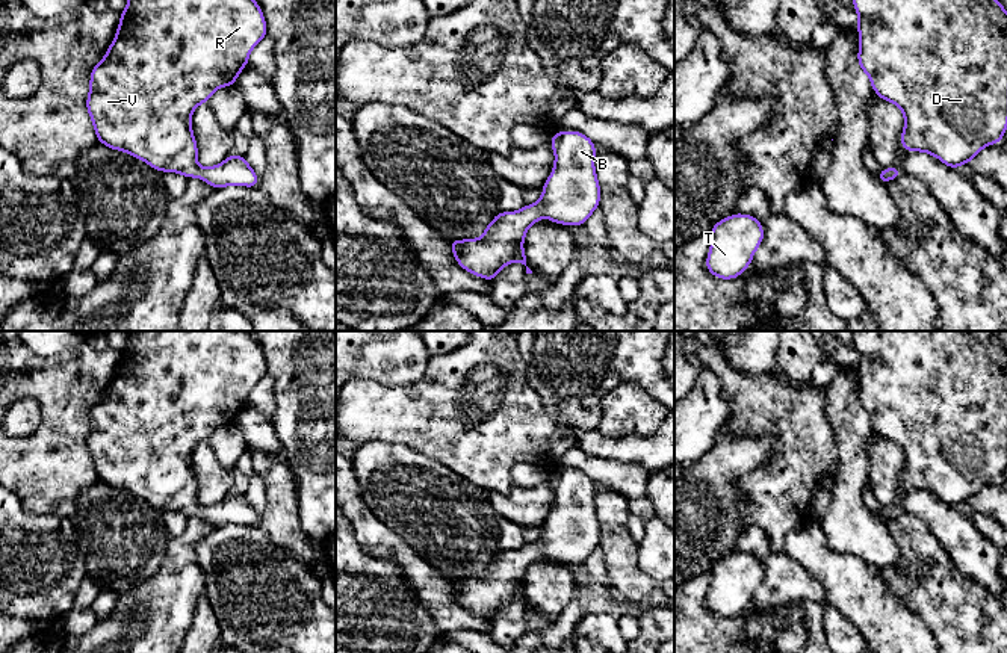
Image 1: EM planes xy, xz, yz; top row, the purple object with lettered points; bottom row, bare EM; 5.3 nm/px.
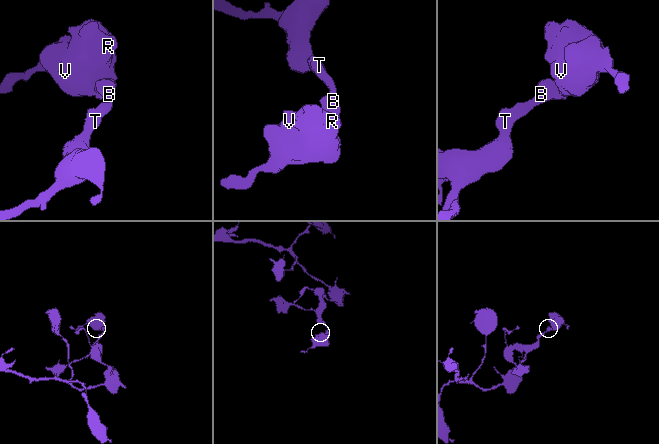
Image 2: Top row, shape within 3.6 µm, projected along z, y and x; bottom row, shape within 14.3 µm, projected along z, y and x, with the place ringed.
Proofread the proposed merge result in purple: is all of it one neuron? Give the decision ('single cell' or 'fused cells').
single cell

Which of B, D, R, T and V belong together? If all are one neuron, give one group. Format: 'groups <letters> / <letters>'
groups B D R T V

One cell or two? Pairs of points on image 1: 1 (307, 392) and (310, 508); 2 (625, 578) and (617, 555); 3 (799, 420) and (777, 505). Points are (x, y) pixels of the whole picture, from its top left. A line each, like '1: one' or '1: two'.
1: one
2: one
3: one

